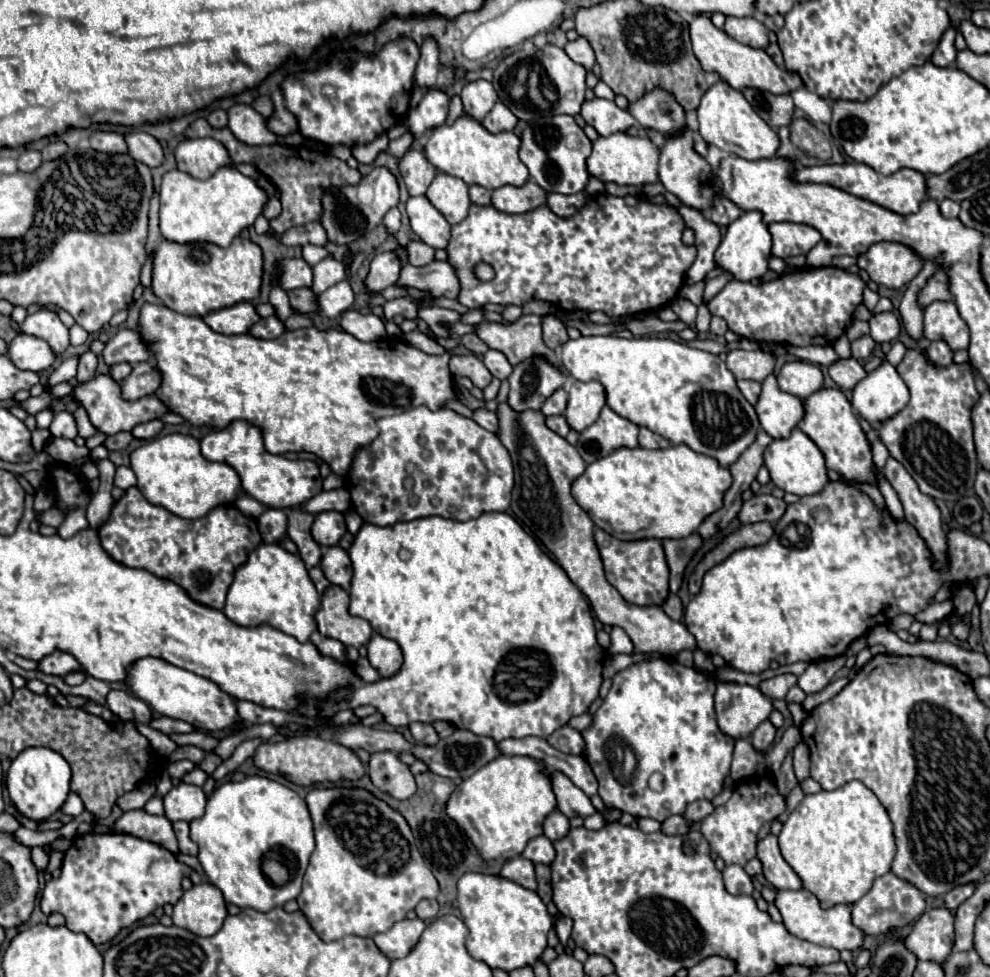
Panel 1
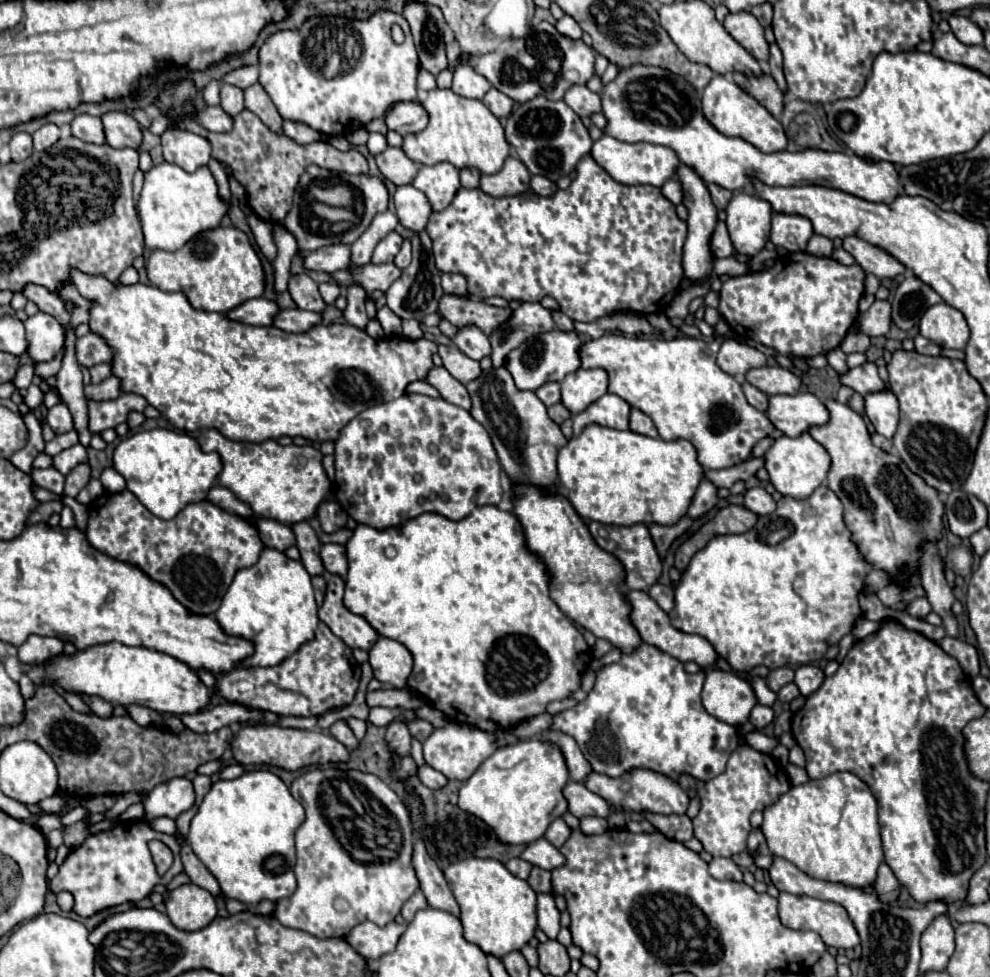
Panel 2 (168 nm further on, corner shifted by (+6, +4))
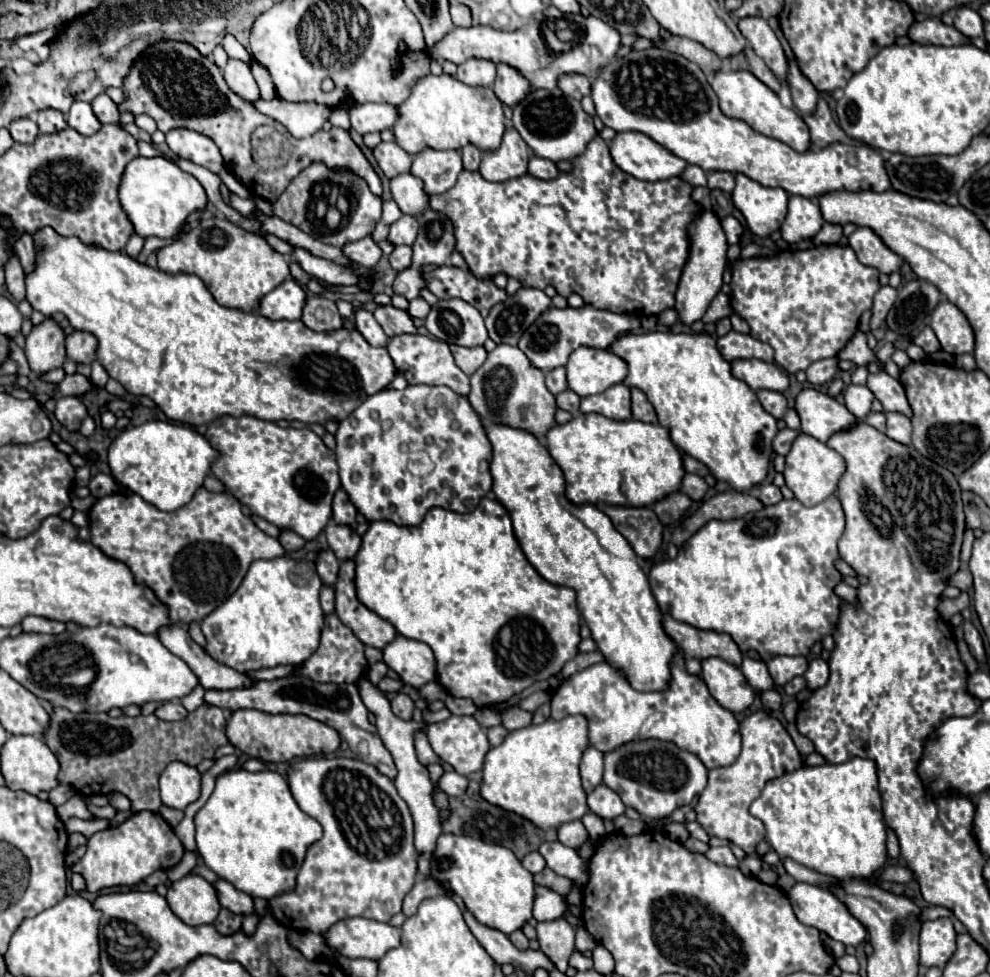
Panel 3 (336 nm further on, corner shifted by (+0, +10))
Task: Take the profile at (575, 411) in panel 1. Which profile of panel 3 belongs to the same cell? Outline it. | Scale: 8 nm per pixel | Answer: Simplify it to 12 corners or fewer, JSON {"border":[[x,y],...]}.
{"border":[[581,346],[567,362],[581,398],[623,382],[627,364],[609,350]]}

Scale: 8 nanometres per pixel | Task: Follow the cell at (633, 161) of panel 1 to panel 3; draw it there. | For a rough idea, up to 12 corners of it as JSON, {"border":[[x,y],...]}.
{"border":[[641,132],[609,142],[637,180],[681,176],[687,162]]}

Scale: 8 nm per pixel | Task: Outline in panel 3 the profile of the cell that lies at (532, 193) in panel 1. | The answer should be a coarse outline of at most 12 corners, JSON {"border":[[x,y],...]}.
{"border":[[507,130],[499,150],[483,152],[479,174],[505,182],[527,174],[529,146]]}

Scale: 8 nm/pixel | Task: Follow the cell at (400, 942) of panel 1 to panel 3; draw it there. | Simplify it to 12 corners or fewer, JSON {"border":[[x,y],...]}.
{"border":[[347,918],[323,934],[347,958],[379,960],[399,928]]}

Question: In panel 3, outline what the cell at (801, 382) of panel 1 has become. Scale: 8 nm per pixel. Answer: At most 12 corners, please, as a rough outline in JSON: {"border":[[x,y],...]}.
{"border":[[733,360],[733,376],[751,390],[789,388],[775,362]]}

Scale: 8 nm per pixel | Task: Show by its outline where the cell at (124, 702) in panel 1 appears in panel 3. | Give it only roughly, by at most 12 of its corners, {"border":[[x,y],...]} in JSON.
{"border":[[165,702],[155,710],[161,720],[187,716],[181,702]]}

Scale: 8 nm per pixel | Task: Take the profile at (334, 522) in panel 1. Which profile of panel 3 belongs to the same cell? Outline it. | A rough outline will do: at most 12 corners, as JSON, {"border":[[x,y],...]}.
{"border":[[343,490],[333,498],[333,522],[353,526],[357,508]]}

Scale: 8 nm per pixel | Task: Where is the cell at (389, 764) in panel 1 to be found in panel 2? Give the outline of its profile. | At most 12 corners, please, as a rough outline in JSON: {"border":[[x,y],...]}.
{"border":[[403,720],[387,726],[387,744],[397,754],[411,752],[411,734]]}

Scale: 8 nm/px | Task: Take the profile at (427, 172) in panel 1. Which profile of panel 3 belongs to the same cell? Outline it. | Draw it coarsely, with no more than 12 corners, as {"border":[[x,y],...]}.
{"border":[[381,142],[373,156],[387,178],[411,170],[413,156],[397,142]]}

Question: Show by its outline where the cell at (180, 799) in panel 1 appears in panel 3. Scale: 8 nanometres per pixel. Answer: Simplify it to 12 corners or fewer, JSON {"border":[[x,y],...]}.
{"border":[[171,762],[159,778],[165,806],[185,810],[201,794],[201,774]]}

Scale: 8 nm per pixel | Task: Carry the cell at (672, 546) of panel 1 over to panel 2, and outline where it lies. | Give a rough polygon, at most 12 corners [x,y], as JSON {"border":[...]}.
{"border":[[683,516],[671,526],[649,524],[657,552],[665,556],[675,538],[691,526]]}

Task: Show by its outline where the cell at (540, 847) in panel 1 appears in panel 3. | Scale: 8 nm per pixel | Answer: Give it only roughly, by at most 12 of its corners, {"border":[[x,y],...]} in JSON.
{"border":[[543,842],[539,854],[559,876],[587,882],[587,862],[561,842]]}

